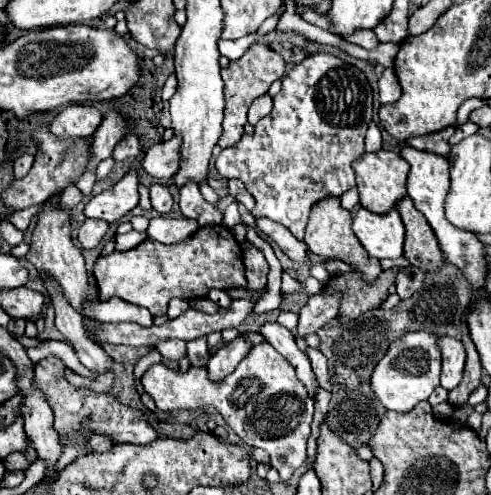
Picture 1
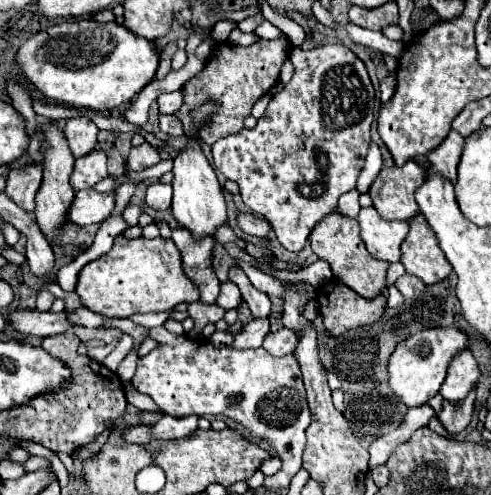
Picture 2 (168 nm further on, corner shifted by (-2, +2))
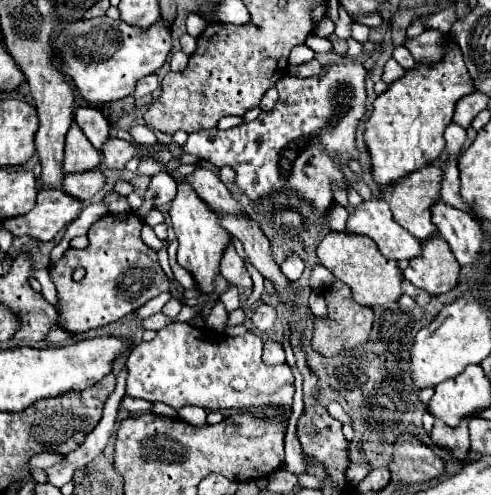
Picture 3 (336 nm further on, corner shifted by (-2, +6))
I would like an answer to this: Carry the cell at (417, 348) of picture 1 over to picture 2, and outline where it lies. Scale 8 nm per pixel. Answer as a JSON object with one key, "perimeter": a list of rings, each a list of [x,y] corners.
{"perimeter":[[[433,327],[423,329],[411,335],[407,341],[399,343],[389,359],[389,385],[393,387],[395,395],[407,407],[419,407],[427,403],[431,397],[439,393],[439,387],[445,379],[449,361],[463,349],[469,349],[471,339],[457,327]]]}

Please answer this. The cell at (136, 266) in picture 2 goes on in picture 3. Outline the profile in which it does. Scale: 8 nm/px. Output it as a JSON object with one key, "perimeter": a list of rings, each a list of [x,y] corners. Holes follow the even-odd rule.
{"perimeter":[[[127,213],[123,217],[107,215],[89,229],[87,249],[69,249],[61,257],[61,261],[51,267],[51,279],[59,291],[57,311],[63,329],[71,333],[83,333],[109,325],[137,311],[149,299],[171,291],[171,279],[163,273],[157,251],[143,243],[141,227],[143,221],[133,213]],[[77,267],[83,267],[87,271],[81,281],[73,279],[73,271]]]}

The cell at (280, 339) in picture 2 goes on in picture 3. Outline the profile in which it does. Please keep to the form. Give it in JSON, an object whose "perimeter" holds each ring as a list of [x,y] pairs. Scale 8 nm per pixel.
{"perimeter":[[[265,341],[265,349],[263,349],[263,361],[267,365],[279,365],[285,361],[285,349],[279,341]]]}

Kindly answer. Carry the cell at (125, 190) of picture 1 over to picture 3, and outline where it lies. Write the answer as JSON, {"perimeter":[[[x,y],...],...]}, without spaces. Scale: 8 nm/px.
{"perimeter":[[[53,189],[37,195],[37,205],[27,215],[11,217],[3,223],[13,235],[31,235],[41,241],[51,241],[65,225],[75,221],[83,209],[83,201],[71,197],[63,189]]]}

